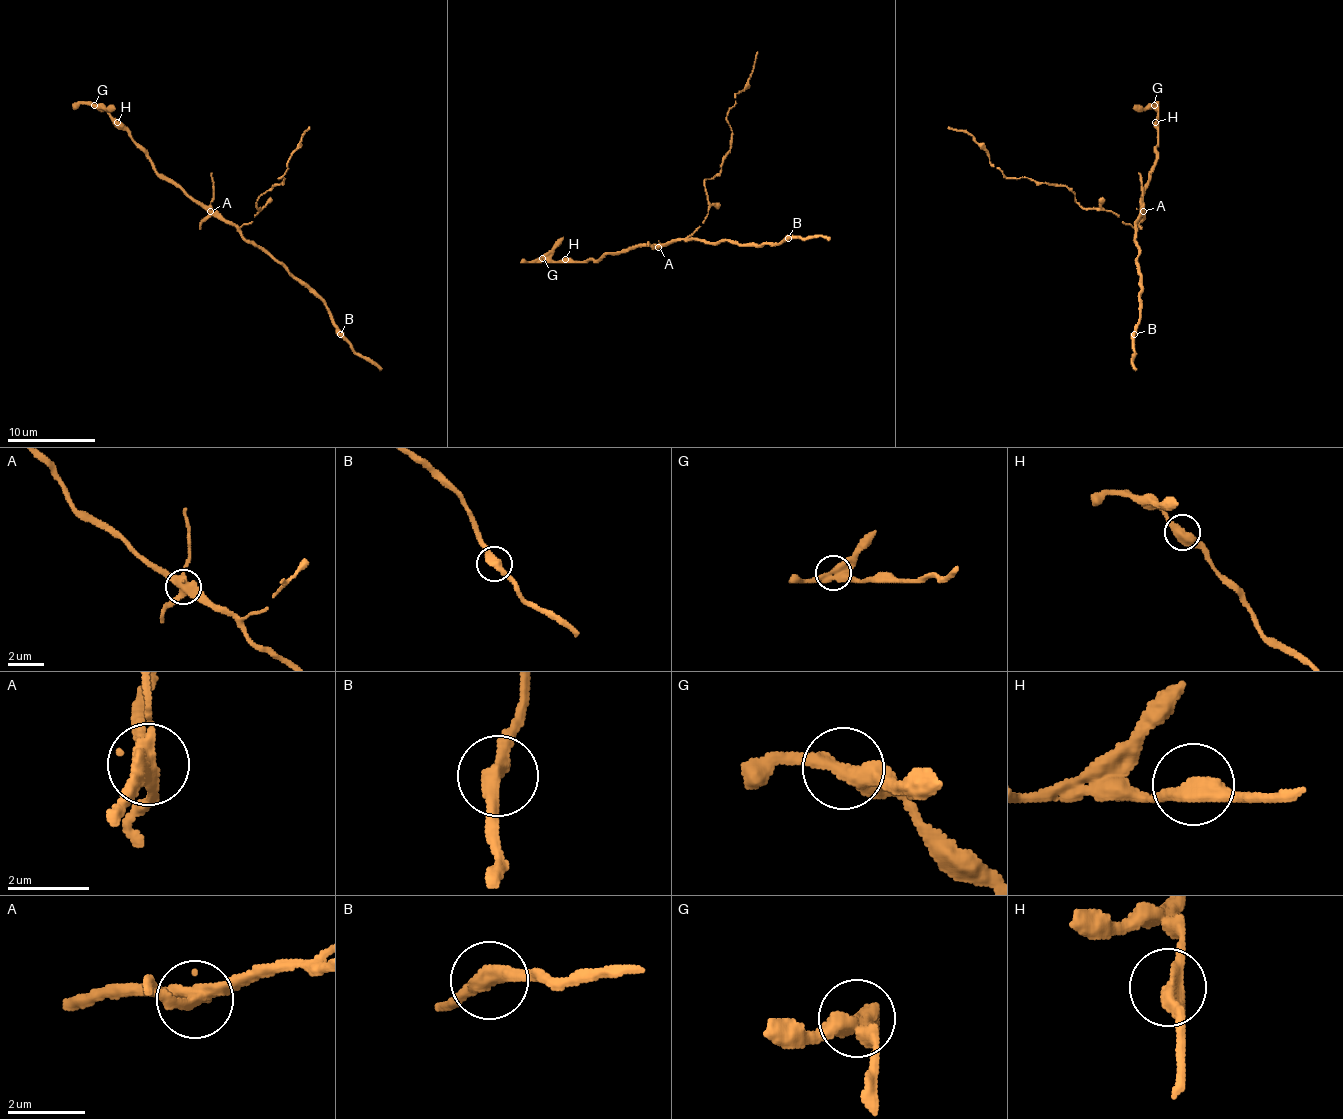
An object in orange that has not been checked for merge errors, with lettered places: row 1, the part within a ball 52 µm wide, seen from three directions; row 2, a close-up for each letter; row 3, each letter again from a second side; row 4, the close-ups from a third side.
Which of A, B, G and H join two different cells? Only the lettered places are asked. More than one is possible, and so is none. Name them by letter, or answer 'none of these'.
A, G

